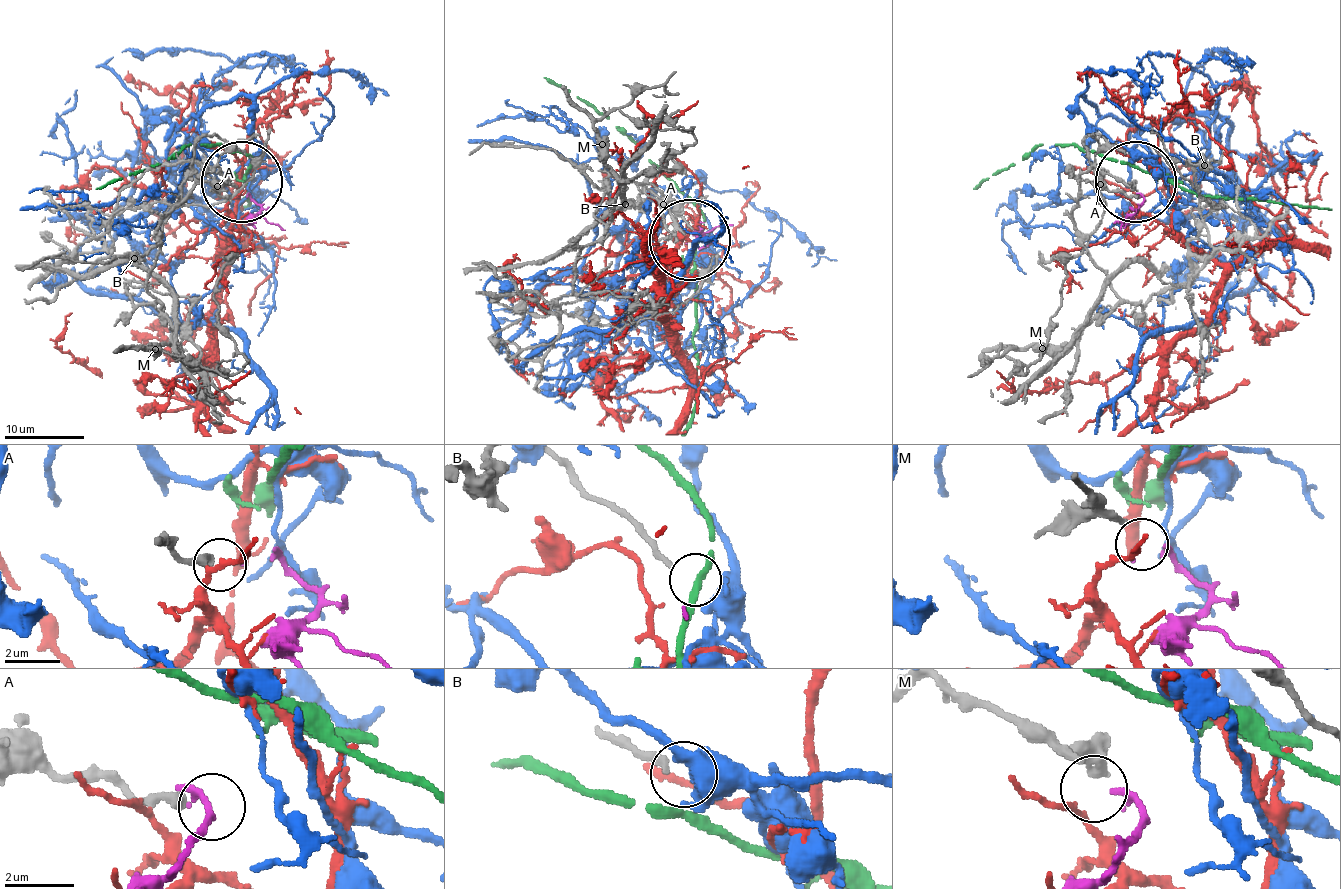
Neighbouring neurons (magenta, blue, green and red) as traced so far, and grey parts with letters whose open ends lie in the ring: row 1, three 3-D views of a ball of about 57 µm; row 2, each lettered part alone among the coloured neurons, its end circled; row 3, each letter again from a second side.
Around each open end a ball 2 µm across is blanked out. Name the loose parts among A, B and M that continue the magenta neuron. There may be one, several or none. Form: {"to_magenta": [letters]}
{"to_magenta": ["M"]}

